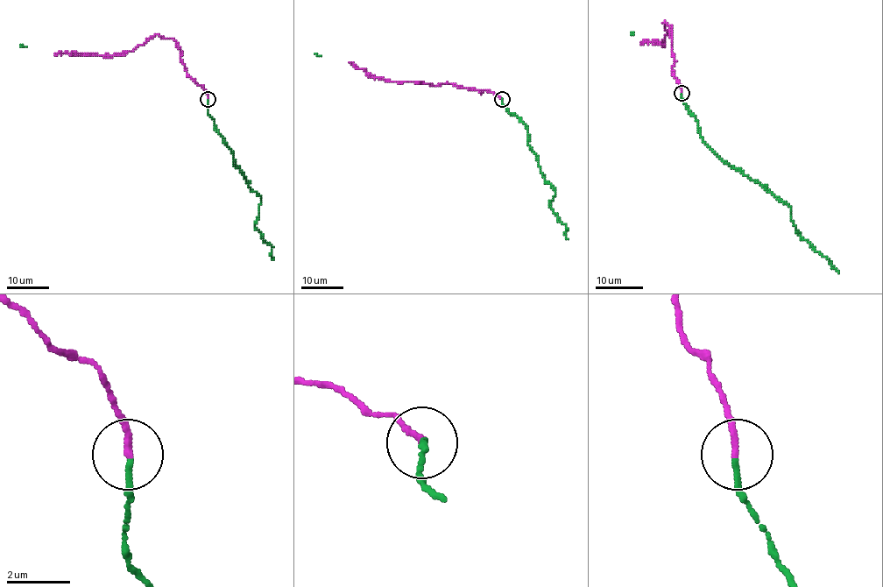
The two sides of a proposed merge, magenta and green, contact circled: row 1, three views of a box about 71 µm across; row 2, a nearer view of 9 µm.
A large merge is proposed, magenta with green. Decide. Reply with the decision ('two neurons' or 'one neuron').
one neuron

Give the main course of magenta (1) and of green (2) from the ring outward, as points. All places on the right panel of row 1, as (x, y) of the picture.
1: (681, 93), (672, 72), (674, 59), (668, 24), (664, 22), (667, 31), (662, 45), (640, 44)
2: (681, 94), (681, 100), (695, 117), (702, 140), (731, 166), (757, 180), (787, 203), (797, 233), (839, 272)

